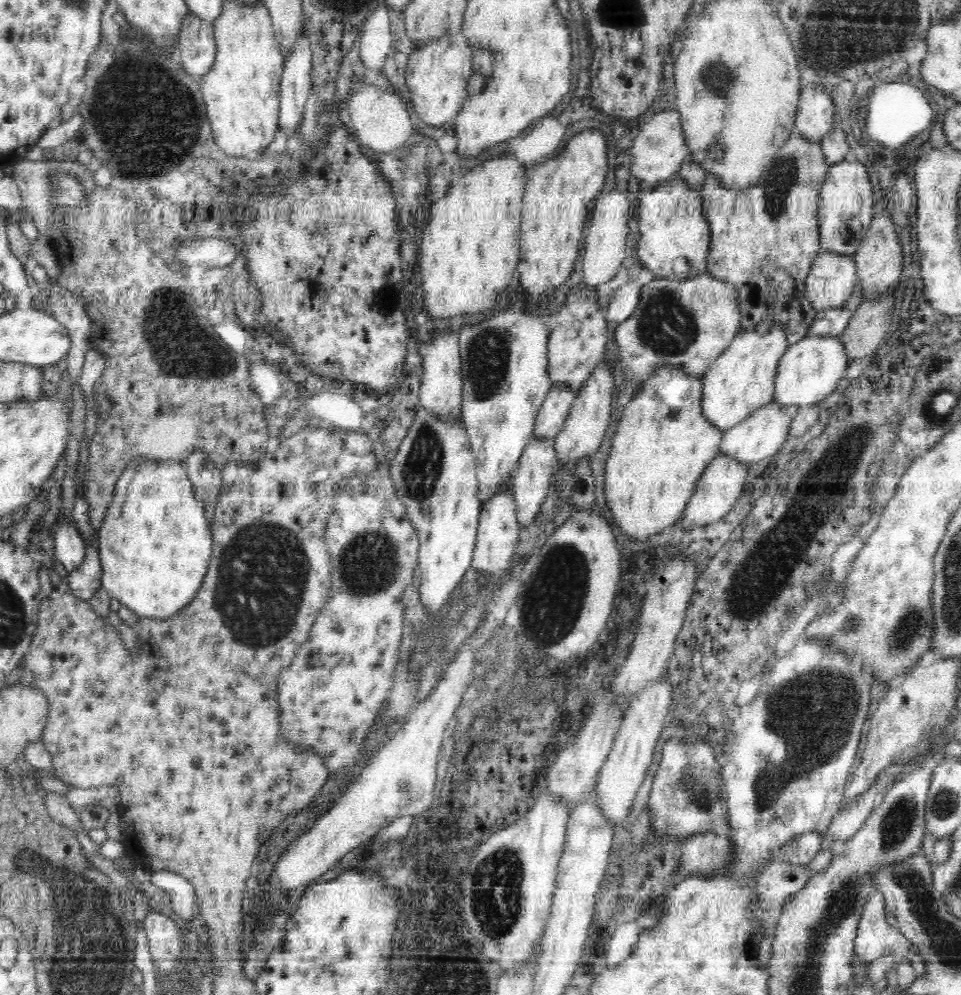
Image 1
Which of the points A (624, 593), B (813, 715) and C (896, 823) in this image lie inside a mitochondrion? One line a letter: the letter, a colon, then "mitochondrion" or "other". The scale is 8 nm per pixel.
A: other
B: mitochondrion
C: mitochondrion

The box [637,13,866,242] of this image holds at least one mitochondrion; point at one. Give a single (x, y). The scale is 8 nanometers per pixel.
(779, 182)

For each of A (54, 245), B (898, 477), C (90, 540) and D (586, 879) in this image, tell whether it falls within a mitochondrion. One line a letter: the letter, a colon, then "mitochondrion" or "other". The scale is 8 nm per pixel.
A: other
B: other
C: other
D: other

